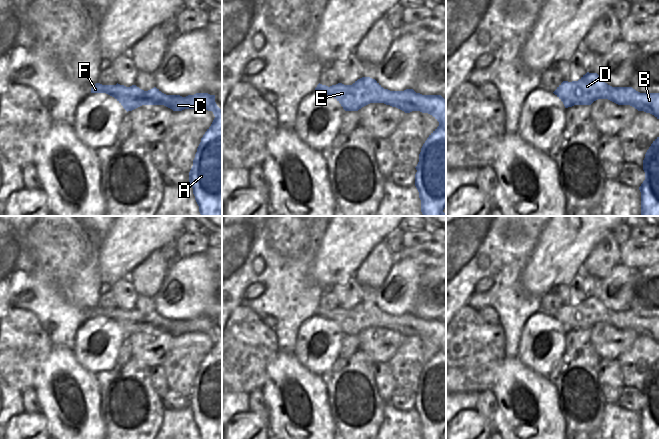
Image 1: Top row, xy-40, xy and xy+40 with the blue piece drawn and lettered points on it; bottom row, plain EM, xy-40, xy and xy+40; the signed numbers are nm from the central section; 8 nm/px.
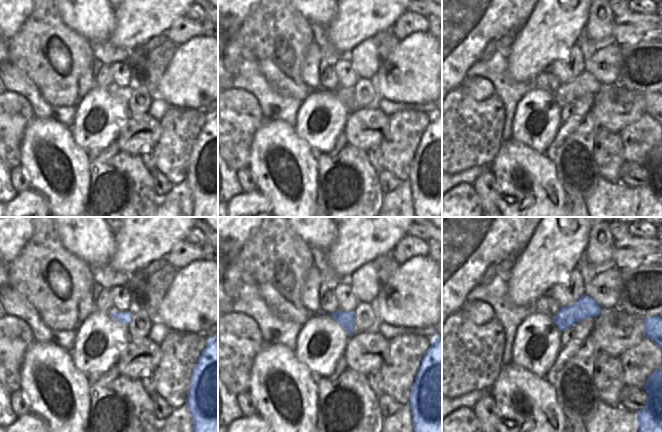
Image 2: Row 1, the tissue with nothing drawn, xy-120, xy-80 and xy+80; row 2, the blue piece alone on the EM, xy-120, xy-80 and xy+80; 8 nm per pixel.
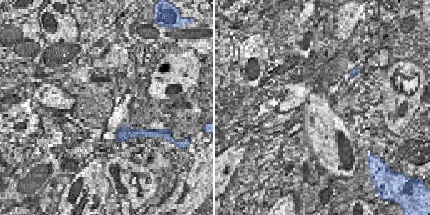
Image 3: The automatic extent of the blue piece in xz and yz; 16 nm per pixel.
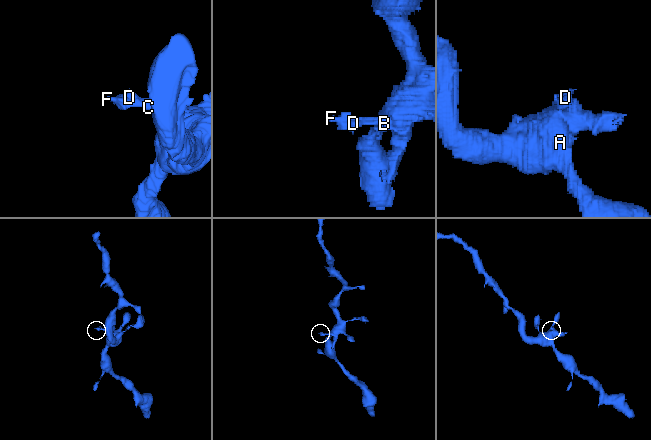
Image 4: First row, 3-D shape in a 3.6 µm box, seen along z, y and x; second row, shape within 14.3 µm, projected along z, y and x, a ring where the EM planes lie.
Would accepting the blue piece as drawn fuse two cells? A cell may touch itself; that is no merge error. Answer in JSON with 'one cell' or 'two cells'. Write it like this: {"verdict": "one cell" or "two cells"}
{"verdict": "one cell"}

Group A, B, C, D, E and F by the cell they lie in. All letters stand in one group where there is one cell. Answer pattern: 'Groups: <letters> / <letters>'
Groups: A B C D E F.

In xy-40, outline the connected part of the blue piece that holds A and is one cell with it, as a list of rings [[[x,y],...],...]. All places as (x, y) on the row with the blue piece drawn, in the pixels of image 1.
[[[96,83],[91,88],[91,93],[106,93],[114,97],[127,112],[142,105],[164,105],[173,111],[182,111],[184,109],[206,109],[212,111],[215,118],[201,138],[193,160],[193,166],[189,172],[189,183],[193,188],[193,194],[201,216],[222,216],[222,110],[215,102],[215,95],[196,93],[182,97],[180,95],[166,95],[156,87],[144,91],[136,85],[126,87],[118,83],[116,85]]]

